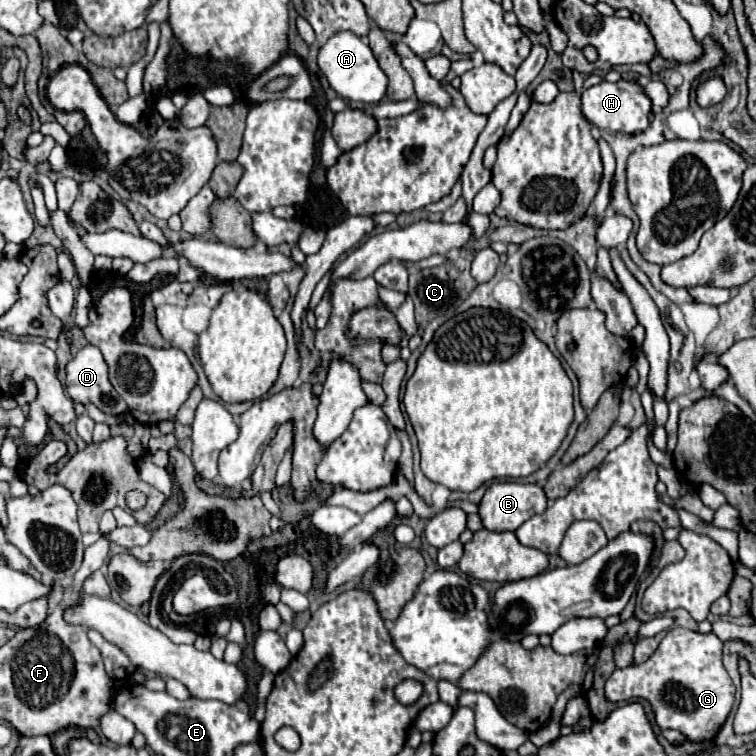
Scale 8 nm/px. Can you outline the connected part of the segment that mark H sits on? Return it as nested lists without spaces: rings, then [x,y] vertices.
[[[602,80],[600,84],[582,92],[582,114],[586,116],[588,122],[592,122],[602,130],[628,132],[628,134],[644,132],[650,124],[648,120],[650,110],[652,110],[652,100],[646,96],[644,88],[632,80],[618,80],[618,82]]]

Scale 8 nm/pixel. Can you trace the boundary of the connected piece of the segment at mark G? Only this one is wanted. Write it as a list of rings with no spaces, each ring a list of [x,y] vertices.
[[[669,631],[660,642],[658,650],[642,664],[616,668],[612,676],[606,680],[606,698],[612,702],[620,700],[648,700],[654,708],[656,722],[660,730],[674,728],[680,730],[688,740],[712,740],[724,720],[728,718],[734,704],[734,684],[724,668],[723,642],[714,634],[681,634],[681,631]]]

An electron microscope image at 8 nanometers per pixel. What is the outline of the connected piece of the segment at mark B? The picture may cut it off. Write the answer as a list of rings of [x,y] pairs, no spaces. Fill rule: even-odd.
[[[494,482],[488,486],[478,514],[492,532],[518,530],[528,518],[546,510],[546,494],[538,484]]]

